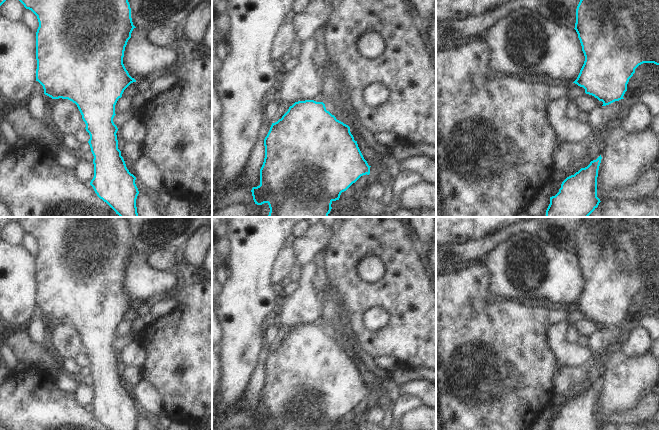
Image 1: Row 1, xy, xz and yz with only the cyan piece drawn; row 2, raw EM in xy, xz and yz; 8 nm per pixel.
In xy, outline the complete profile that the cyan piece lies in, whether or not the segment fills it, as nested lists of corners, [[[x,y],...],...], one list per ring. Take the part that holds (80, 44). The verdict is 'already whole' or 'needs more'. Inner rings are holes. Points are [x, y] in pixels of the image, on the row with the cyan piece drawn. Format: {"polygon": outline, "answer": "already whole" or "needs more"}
{"polygon": [[[19,0],[26,9],[31,10],[38,19],[39,27],[36,32],[36,81],[38,81],[44,89],[44,94],[52,99],[68,99],[75,103],[82,115],[82,119],[86,124],[86,131],[90,135],[88,141],[91,152],[94,156],[94,177],[90,182],[97,196],[106,202],[120,217],[138,217],[136,199],[139,194],[138,188],[135,184],[136,177],[129,172],[126,167],[125,161],[121,156],[121,151],[118,149],[117,131],[118,128],[113,122],[115,114],[115,105],[119,98],[122,97],[124,90],[133,82],[132,78],[123,64],[123,57],[125,47],[128,40],[131,38],[131,33],[134,28],[131,18],[131,8],[128,0]]], "answer": "already whole"}

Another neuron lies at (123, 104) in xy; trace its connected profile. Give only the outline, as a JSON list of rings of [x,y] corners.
[[[122,96],[118,99],[115,105],[115,114],[121,114],[127,112],[131,108],[132,97]]]

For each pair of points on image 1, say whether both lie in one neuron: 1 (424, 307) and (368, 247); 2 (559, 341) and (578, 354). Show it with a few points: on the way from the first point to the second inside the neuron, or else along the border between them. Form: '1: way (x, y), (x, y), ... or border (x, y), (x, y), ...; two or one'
1: way (407, 290), (405, 288), (404, 273), (385, 254); one
2: way (564, 346), (573, 354); one

